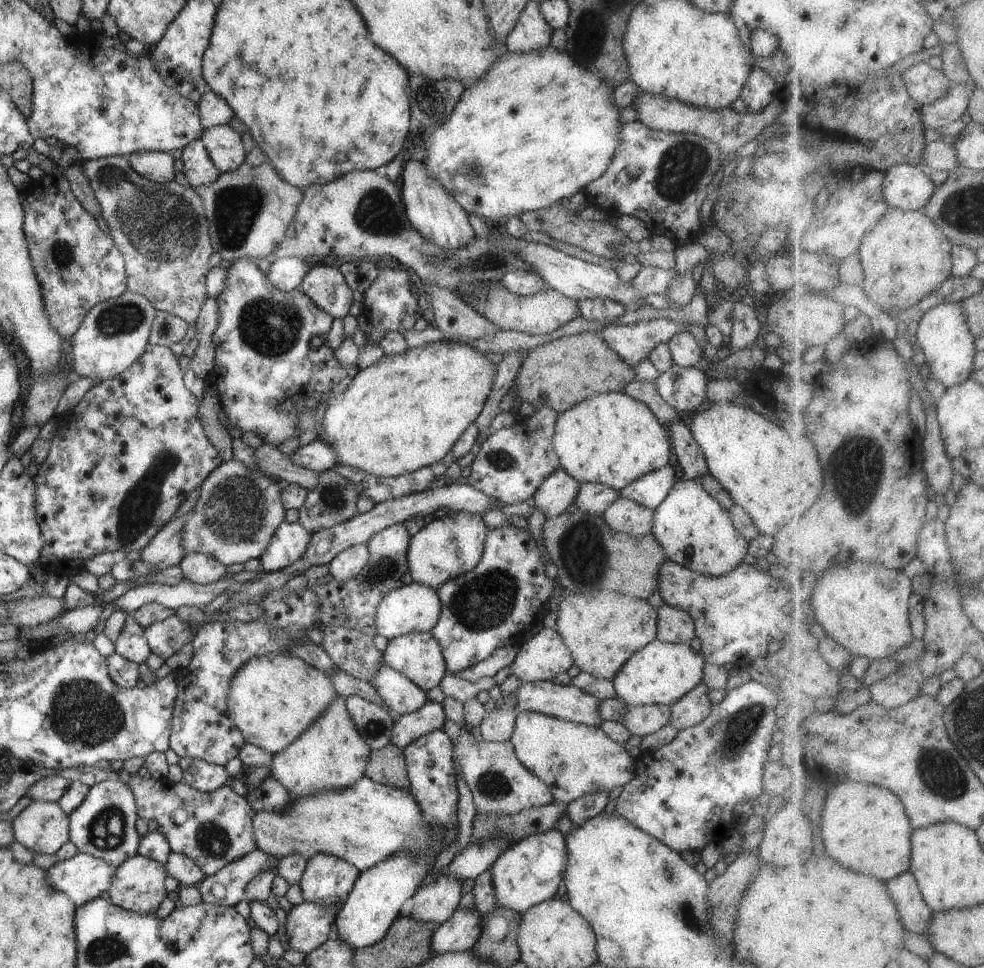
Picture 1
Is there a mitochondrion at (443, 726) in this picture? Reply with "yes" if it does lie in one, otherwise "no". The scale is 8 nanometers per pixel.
no

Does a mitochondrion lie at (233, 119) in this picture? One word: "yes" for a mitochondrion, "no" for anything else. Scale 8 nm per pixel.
no

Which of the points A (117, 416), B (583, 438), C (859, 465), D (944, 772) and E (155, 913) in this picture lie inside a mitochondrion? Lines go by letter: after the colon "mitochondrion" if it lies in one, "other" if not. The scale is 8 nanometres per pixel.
A: other
B: other
C: mitochondrion
D: mitochondrion
E: other

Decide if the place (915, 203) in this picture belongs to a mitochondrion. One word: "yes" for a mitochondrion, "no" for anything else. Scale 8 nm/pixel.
no

